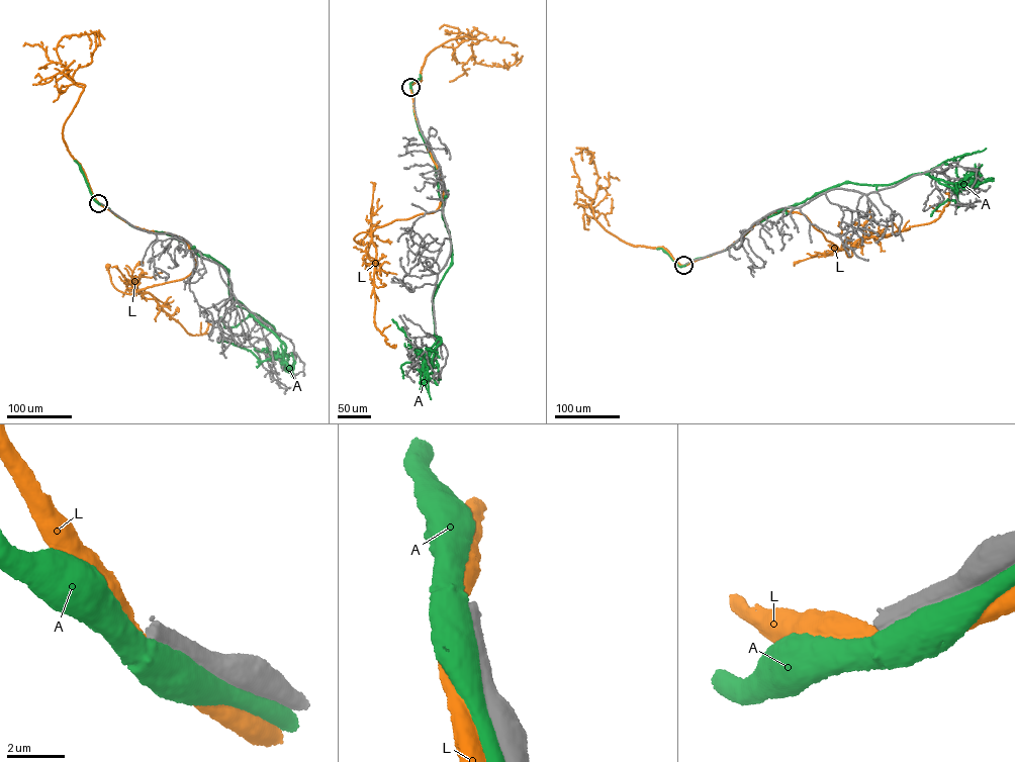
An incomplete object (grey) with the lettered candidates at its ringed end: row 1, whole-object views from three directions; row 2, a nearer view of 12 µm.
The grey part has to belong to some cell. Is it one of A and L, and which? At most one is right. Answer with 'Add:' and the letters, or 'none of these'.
Add: none of these

